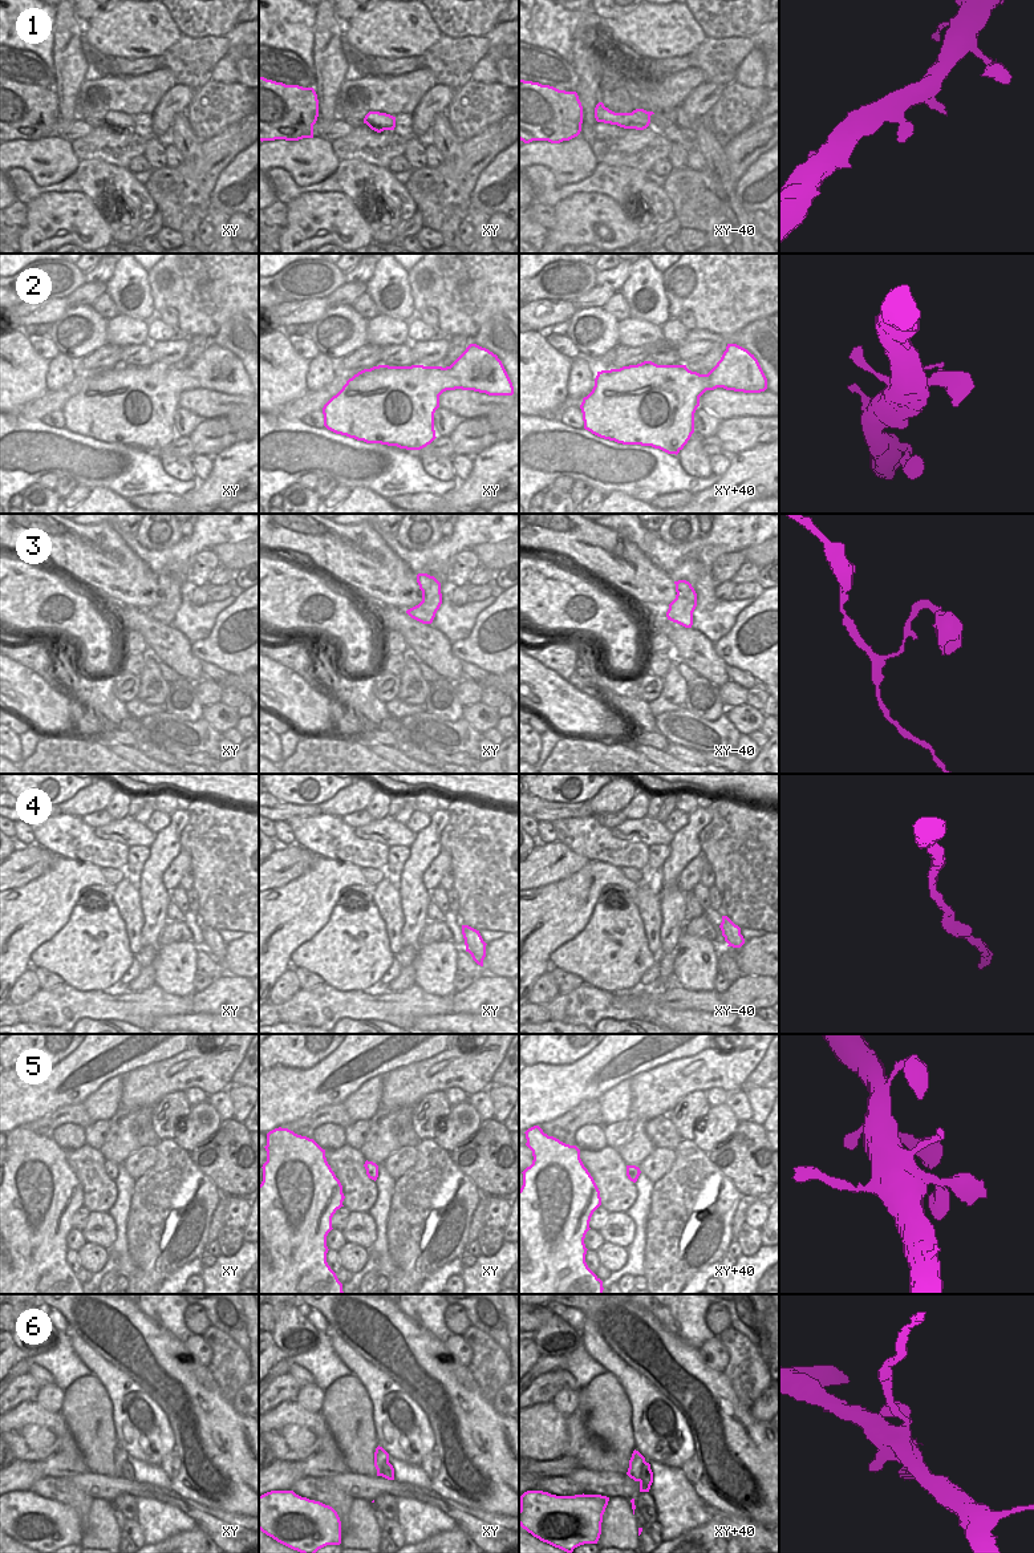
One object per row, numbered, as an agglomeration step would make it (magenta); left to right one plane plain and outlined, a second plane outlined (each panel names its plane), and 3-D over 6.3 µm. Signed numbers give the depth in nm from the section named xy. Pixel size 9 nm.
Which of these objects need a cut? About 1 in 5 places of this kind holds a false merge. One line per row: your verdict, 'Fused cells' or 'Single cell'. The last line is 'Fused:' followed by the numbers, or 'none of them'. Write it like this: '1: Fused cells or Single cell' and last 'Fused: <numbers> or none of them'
1: Single cell
2: Single cell
3: Single cell
4: Single cell
5: Single cell
6: Fused cells
Fused: 6.

